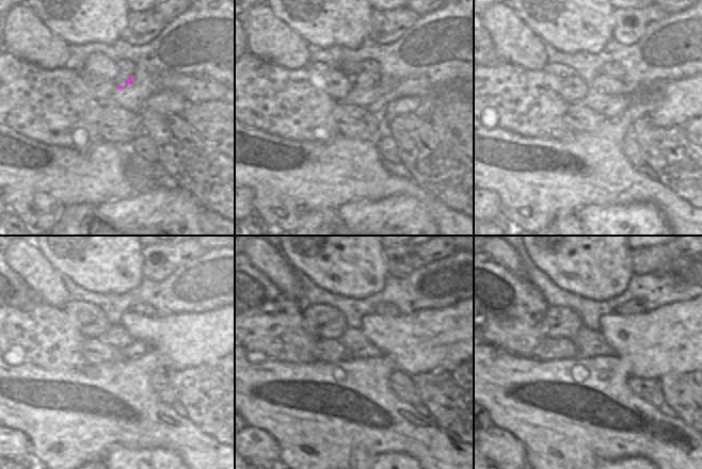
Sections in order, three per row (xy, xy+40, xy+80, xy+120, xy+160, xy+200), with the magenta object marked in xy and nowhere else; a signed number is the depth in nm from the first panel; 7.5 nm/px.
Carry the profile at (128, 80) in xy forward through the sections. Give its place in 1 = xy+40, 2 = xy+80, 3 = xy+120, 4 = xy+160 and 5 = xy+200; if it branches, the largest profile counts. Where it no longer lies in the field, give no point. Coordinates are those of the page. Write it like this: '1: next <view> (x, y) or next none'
1: next xy+40 (368, 82)
2: next xy+80 (609, 85)
3: next xy+120 (188, 339)
4: next xy+160 (429, 339)
5: next xy+200 (680, 338)

